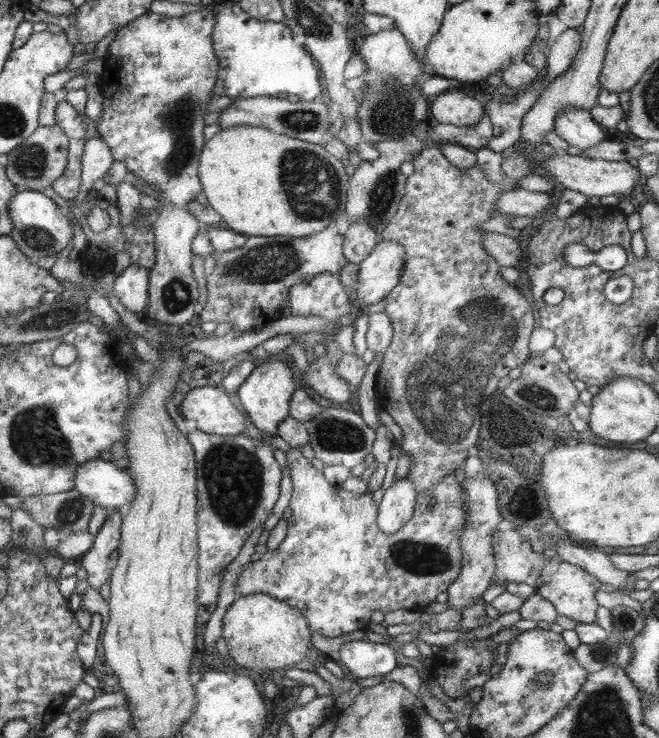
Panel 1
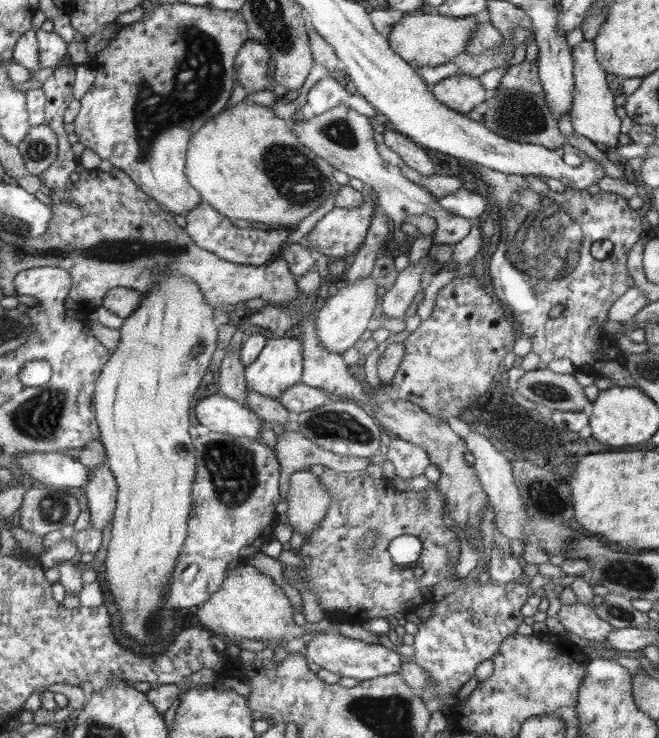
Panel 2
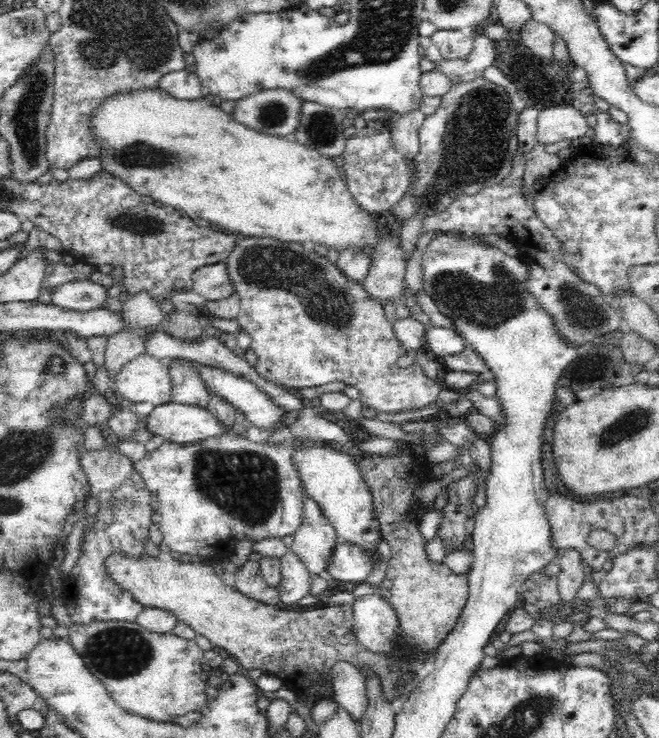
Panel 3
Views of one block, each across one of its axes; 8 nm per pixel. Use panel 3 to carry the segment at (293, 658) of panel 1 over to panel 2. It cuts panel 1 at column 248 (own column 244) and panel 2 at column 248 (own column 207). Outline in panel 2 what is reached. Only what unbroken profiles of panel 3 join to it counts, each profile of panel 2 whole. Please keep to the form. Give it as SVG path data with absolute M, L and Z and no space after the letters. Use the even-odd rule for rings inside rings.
M246 563L228 571L223 586L197 608L196 616L212 634L231 642L236 640L236 637L263 642L268 640L271 643L286 642L312 631L313 628L296 624L292 620L292 602L284 596L280 586L274 584L270 575Z

